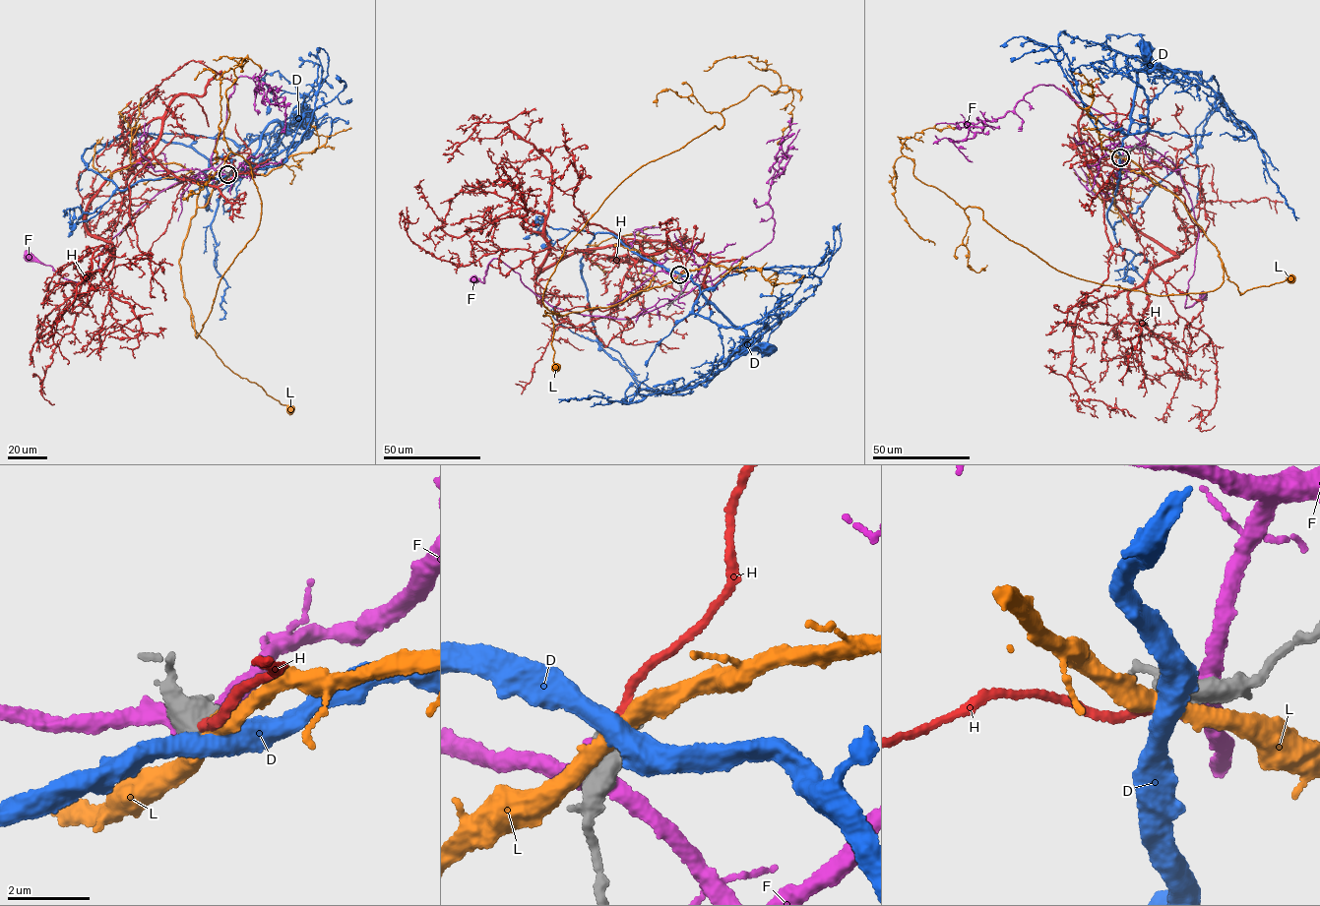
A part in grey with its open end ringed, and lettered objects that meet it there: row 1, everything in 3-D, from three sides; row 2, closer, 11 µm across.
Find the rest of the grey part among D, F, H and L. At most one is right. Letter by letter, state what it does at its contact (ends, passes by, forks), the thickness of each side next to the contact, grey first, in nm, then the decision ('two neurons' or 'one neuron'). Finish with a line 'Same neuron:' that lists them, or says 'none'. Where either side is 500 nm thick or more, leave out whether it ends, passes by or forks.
D: it passes by; 360 nm thick on the grey side, 480 nm on the other; two neurons
F: 600 nm thick on the grey side, 400 nm on the other; two neurons
H: it ends there; 400 nm thick on the grey side, 240 nm on the other; one neuron
L: 500 nm thick on the grey side, 400 nm on the other; two neurons
Same neuron: H

